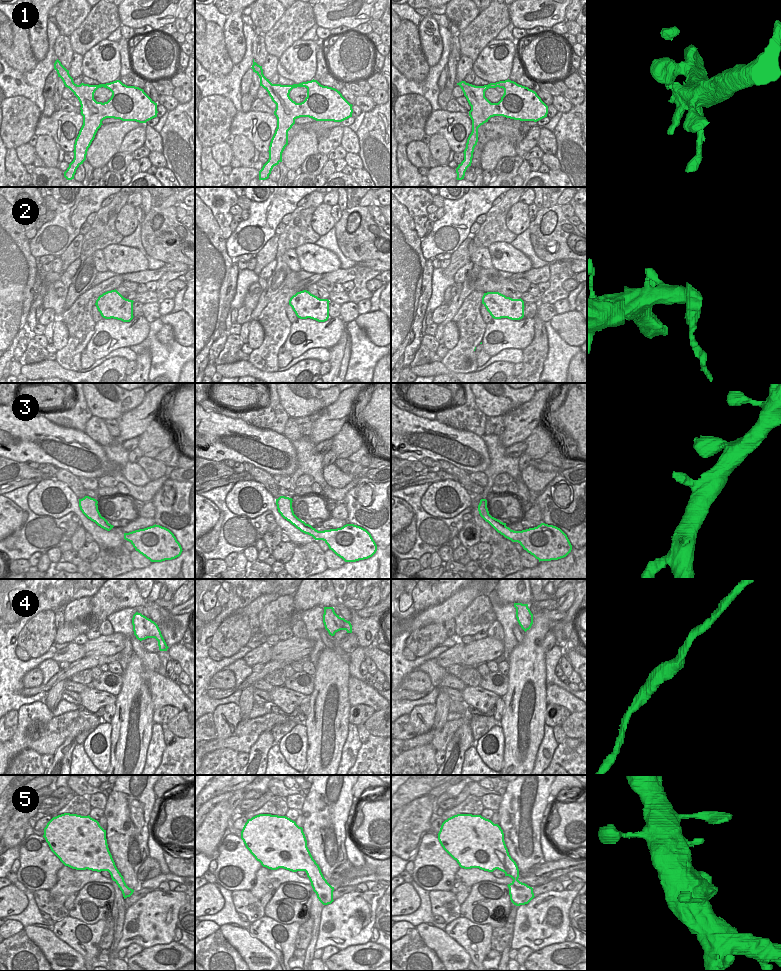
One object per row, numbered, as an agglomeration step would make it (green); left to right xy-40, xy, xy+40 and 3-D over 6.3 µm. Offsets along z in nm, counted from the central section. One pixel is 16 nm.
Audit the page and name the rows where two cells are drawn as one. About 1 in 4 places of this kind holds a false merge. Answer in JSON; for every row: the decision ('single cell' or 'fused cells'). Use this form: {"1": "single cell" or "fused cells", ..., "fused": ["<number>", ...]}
{"1": "single cell", "2": "fused cells", "3": "single cell", "4": "single cell", "5": "single cell", "fused": ["2"]}

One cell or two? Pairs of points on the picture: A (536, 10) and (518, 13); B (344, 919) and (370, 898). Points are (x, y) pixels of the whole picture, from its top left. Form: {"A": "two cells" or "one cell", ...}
{"A": "one cell", "B": "one cell"}

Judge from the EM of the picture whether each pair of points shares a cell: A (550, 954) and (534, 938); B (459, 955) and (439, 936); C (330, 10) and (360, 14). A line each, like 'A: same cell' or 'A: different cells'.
A: different cells
B: same cell
C: same cell

